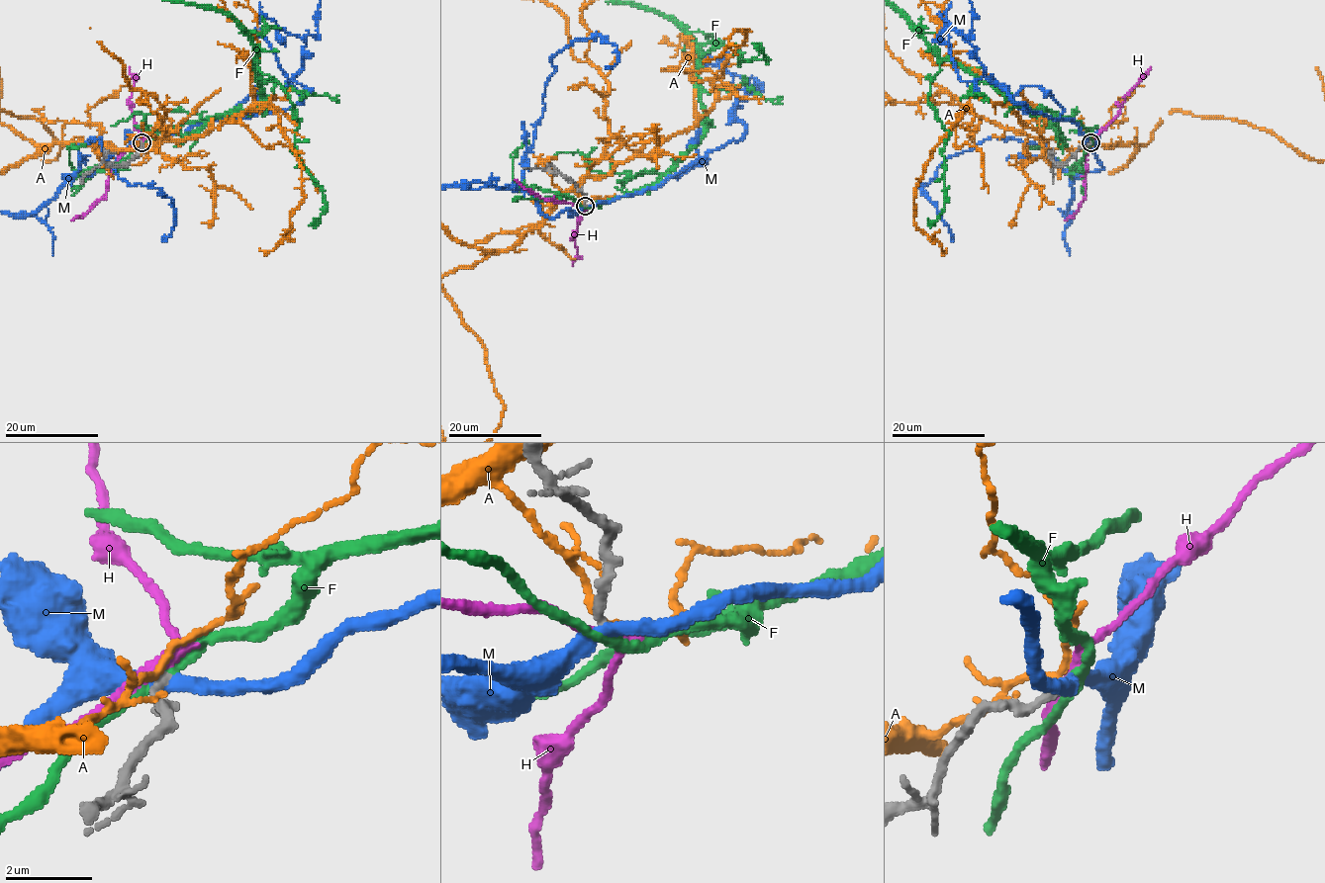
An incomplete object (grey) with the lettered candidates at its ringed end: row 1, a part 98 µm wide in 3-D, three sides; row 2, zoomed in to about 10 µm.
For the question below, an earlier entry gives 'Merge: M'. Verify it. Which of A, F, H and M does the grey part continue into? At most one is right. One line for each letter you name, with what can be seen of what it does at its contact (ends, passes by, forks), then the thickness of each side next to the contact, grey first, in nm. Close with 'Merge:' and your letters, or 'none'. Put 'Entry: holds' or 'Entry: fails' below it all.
F: it passes by; calibres 200 and 240 nm
Merge: F
Entry: fails

